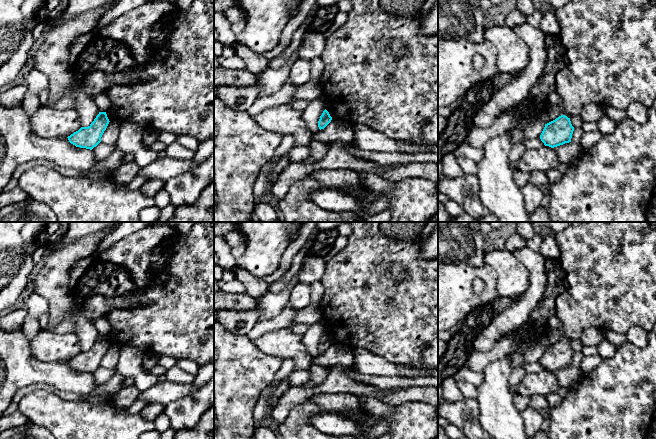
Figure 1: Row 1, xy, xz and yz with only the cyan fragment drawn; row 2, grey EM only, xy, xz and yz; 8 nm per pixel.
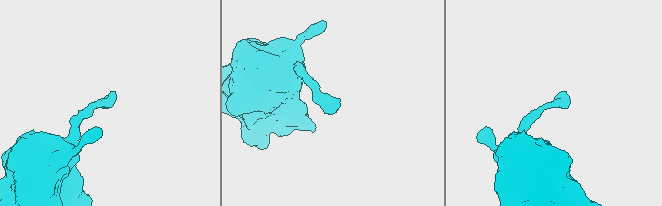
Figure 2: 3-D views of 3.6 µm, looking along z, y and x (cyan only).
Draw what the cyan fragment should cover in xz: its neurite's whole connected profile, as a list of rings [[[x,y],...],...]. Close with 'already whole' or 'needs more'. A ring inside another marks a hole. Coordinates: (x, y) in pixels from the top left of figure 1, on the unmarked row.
[[[325,333],[320,340],[320,343],[318,345],[318,351],[319,353],[324,353],[332,344],[332,341],[330,340],[329,336]]] | already whole

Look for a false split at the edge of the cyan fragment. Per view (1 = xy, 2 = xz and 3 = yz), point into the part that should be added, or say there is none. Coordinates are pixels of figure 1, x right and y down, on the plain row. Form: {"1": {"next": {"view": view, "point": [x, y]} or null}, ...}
{"1": {"next": null}, "2": {"next": null}, "3": {"next": null}}

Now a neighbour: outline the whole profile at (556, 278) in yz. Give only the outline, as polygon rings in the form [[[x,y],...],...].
[[[545,260],[544,265],[547,277],[544,297],[532,311],[529,320],[525,324],[503,337],[515,339],[520,343],[526,333],[529,332],[533,339],[539,341],[541,337],[549,332],[548,319],[556,314],[556,298],[566,291],[567,283],[565,271],[559,260]]]

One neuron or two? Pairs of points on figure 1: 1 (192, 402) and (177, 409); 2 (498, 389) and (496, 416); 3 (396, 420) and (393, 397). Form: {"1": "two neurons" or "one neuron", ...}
{"1": "one neuron", "2": "one neuron", "3": "two neurons"}

